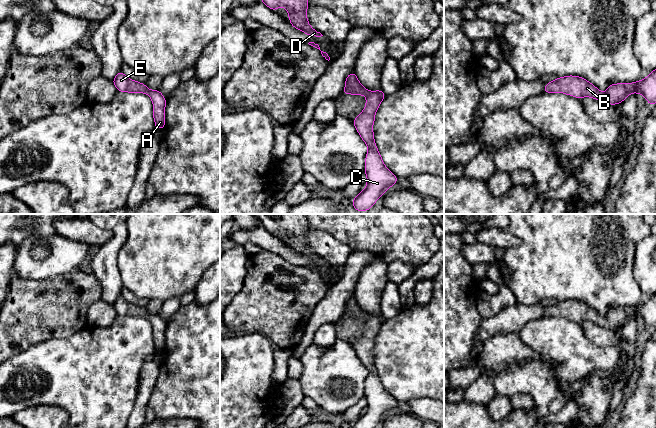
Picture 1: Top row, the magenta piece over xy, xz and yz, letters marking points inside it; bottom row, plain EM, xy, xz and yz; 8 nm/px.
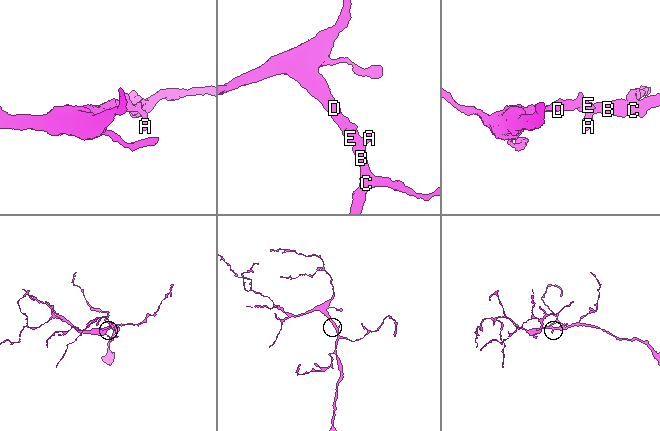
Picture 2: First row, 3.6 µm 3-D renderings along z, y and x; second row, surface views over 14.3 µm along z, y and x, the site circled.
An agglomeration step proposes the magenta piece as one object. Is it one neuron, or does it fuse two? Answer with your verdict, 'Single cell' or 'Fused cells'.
Single cell

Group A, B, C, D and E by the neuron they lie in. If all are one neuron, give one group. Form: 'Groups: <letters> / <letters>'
Groups: A B C D E

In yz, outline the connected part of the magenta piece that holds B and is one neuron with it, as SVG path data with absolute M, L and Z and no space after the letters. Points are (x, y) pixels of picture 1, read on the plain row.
M656 294L651 295L645 303L634 307L610 308L605 317L585 302L573 299L557 301L554 305L546 307L544 316L560 316L578 323L591 321L610 329L620 328L634 316L642 318L652 330L656 327Z

